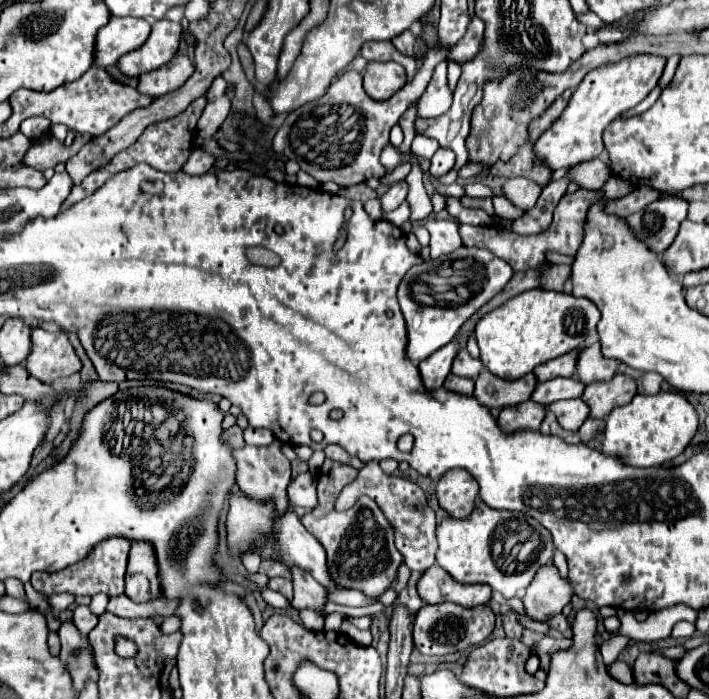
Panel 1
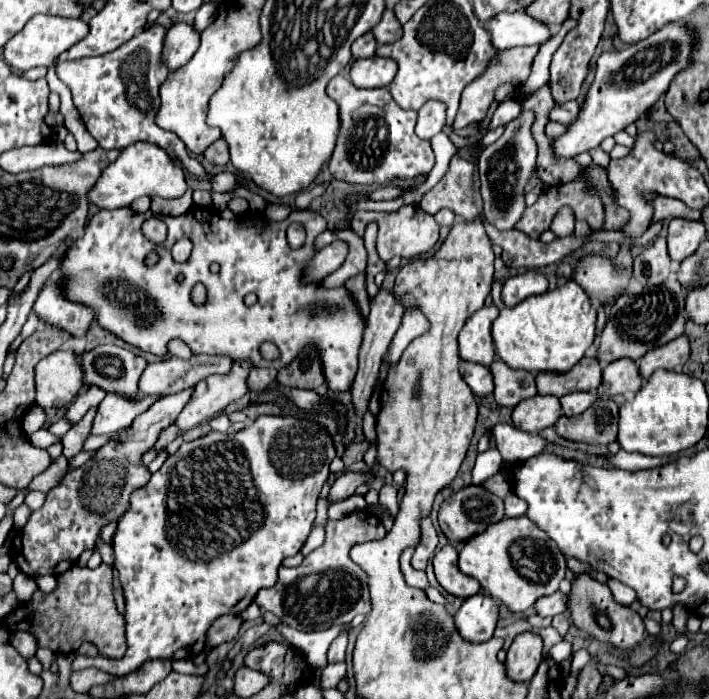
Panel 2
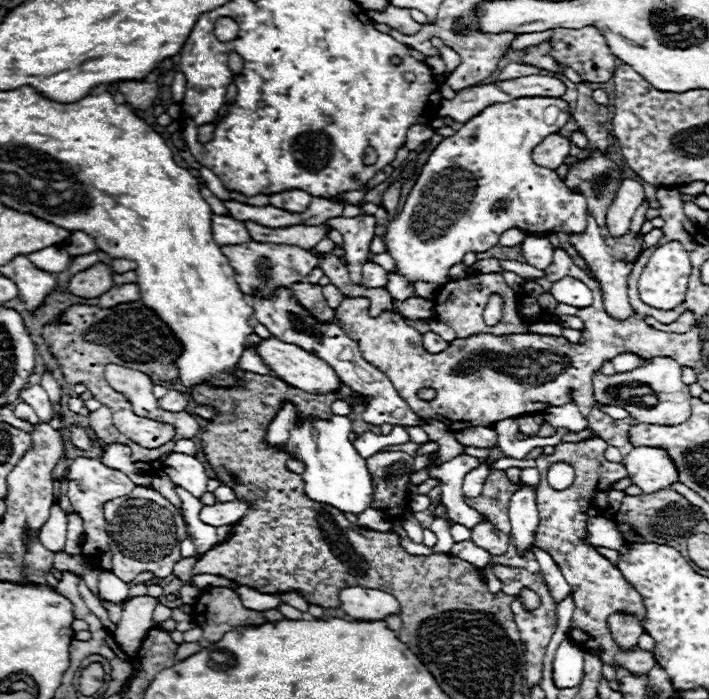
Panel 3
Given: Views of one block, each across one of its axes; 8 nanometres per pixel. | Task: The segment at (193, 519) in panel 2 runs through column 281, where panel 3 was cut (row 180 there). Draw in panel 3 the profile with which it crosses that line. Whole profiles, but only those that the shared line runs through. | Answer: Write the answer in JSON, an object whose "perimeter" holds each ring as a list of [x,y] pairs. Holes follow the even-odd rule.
{"perimeter":[[[516,98],[484,108],[480,114],[464,122],[454,136],[444,138],[424,164],[402,212],[392,224],[388,224],[384,242],[388,254],[396,260],[398,274],[412,282],[424,280],[442,286],[450,280],[450,266],[460,264],[466,252],[486,252],[494,248],[504,230],[518,228],[526,234],[580,234],[586,228],[588,214],[584,194],[572,192],[556,174],[556,170],[542,168],[532,160],[532,150],[546,136],[560,132],[568,120],[568,102],[562,98]]]}

